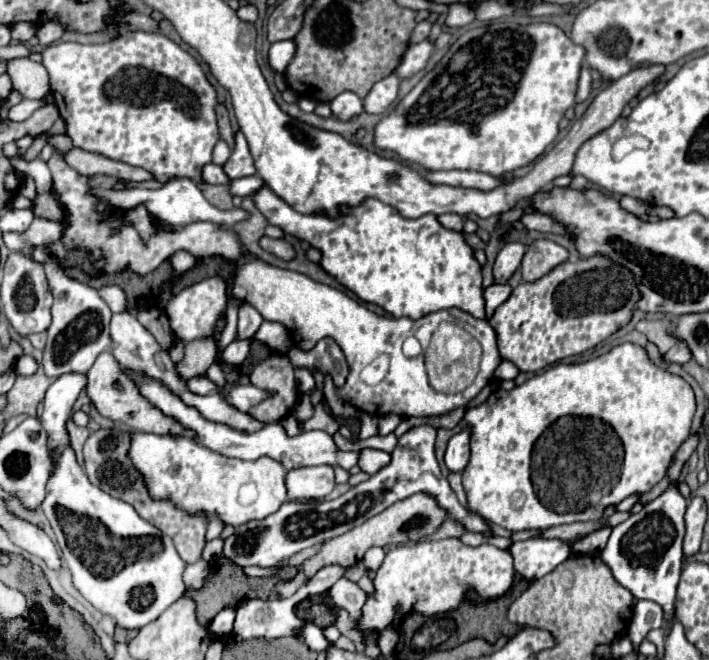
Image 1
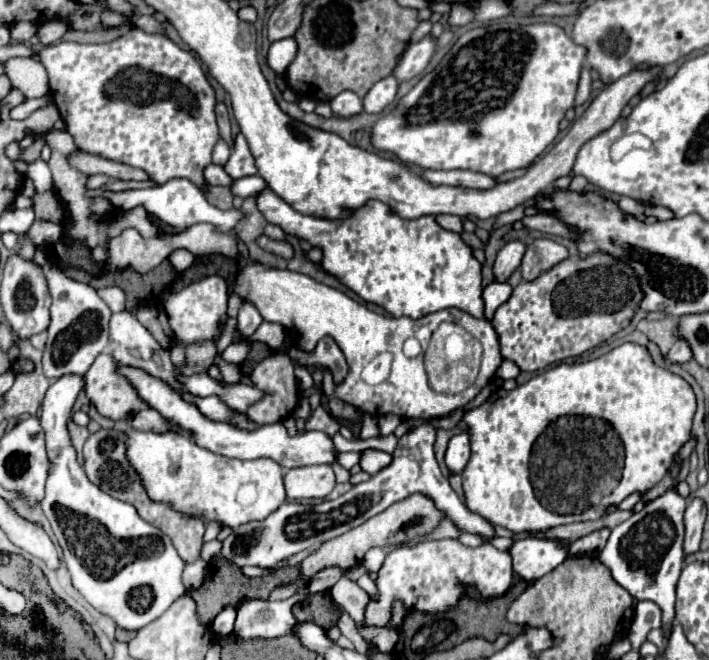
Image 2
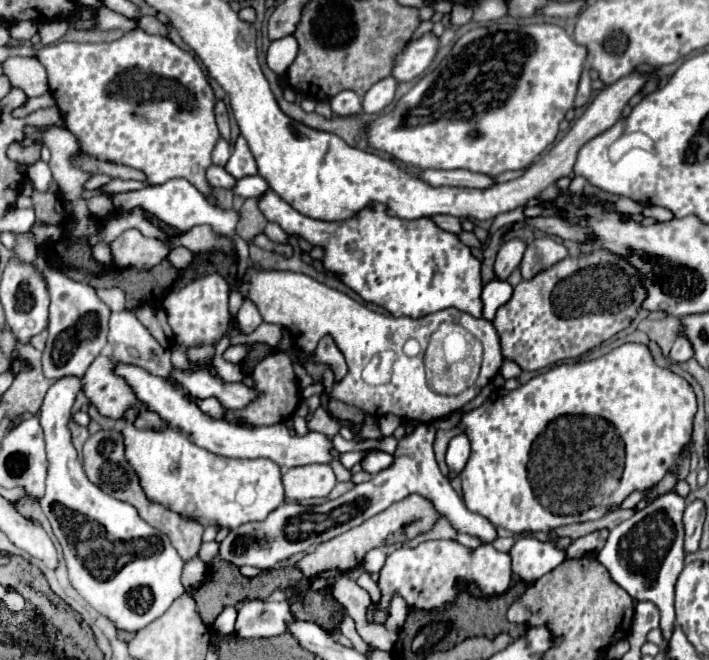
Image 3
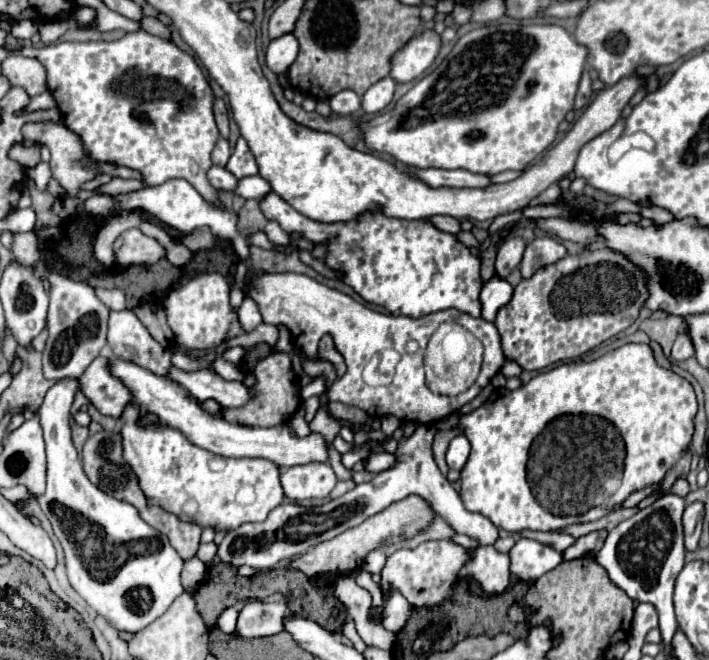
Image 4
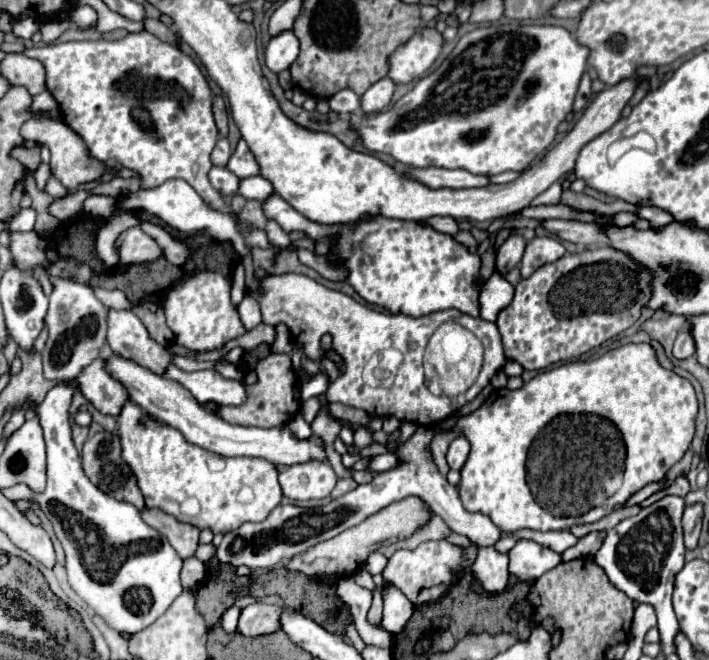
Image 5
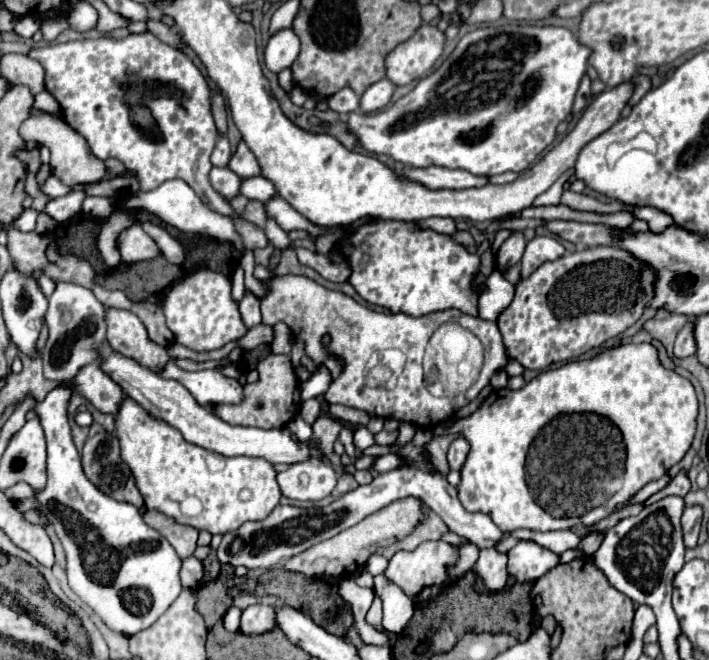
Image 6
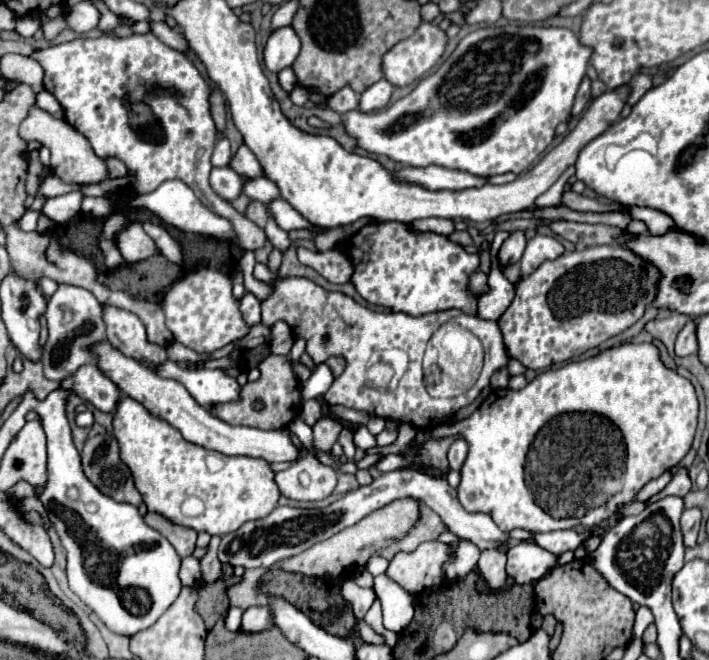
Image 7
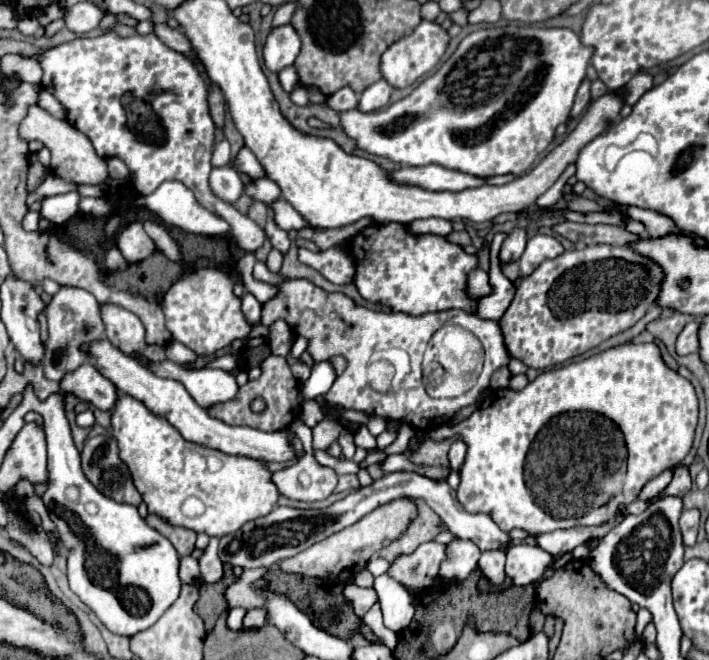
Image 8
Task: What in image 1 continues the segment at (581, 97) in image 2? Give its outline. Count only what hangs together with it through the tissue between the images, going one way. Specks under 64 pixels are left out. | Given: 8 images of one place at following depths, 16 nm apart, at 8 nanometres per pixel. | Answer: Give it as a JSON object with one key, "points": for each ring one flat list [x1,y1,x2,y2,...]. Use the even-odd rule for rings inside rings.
{"points":[[584,66,582,72,580,72,580,82,578,82,578,92,576,92,576,104,588,100,592,92,592,76,590,76,590,70]]}

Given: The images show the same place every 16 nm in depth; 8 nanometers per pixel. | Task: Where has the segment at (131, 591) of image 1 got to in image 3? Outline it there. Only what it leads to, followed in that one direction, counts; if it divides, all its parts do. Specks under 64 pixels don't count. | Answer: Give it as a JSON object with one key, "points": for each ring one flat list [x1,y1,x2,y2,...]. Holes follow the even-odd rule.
{"points":[[60,378,46,392,40,406,40,424,48,446,48,482,38,502,52,524,54,536,62,544,74,590,118,630,138,632,160,618,170,604,184,594,180,582,184,560,178,556,168,536,144,522,132,504,108,496,84,474,68,428,72,416,70,408,80,388,80,378],[148,538,154,538,154,546,116,546,116,542]]}

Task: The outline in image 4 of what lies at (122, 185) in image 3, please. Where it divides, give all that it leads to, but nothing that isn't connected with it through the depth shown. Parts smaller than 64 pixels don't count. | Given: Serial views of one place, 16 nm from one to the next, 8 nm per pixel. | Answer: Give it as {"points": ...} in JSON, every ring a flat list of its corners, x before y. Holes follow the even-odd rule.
{"points":[[117,177,112,178,112,180,109,183,100,186,95,191,98,192,99,194,114,197,120,193,127,193,139,190,143,186,144,185,139,180,134,179,124,180,122,178]]}

